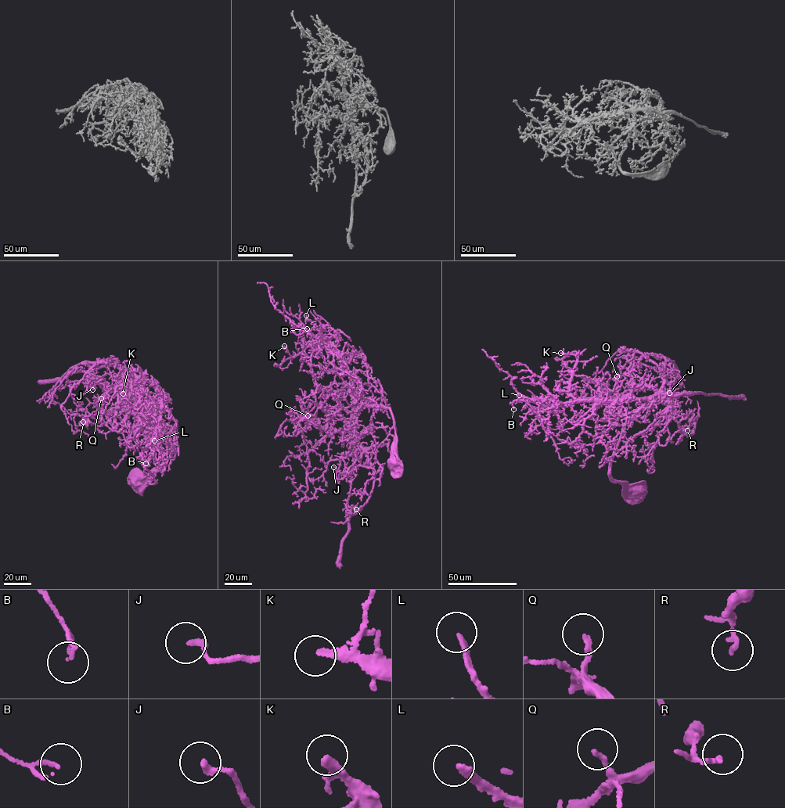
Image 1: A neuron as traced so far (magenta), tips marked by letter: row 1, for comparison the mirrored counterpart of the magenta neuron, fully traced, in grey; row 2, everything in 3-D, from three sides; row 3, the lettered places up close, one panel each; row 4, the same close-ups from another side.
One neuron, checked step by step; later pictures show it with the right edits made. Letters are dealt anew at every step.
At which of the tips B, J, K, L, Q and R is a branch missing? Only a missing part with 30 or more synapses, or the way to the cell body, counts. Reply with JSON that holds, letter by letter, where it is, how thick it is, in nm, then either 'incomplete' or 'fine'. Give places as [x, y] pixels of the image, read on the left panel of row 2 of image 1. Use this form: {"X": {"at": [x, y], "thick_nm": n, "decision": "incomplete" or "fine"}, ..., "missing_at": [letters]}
{"B": {"at": [145, 463], "thick_nm": 140, "decision": "fine"}, "J": {"at": [92, 389], "thick_nm": 220, "decision": "fine"}, "K": {"at": [123, 393], "thick_nm": 200, "decision": "incomplete"}, "L": {"at": [154, 440], "thick_nm": 240, "decision": "incomplete"}, "Q": {"at": [101, 398], "thick_nm": 170, "decision": "fine"}, "R": {"at": [83, 421], "thick_nm": 180, "decision": "fine"}, "missing_at": ["K", "L"]}

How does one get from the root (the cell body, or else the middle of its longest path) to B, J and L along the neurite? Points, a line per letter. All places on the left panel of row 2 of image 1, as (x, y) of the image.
B: (137, 484), (166, 463), (148, 408), (146, 381), (161, 396), (162, 408), (153, 437), (142, 450), (145, 463)
J: (137, 484), (163, 468), (166, 463), (142, 383), (130, 373), (126, 382), (106, 386), (97, 383), (92, 389)
L: (137, 484), (166, 463), (148, 408), (143, 389), (146, 381), (162, 400), (154, 440)

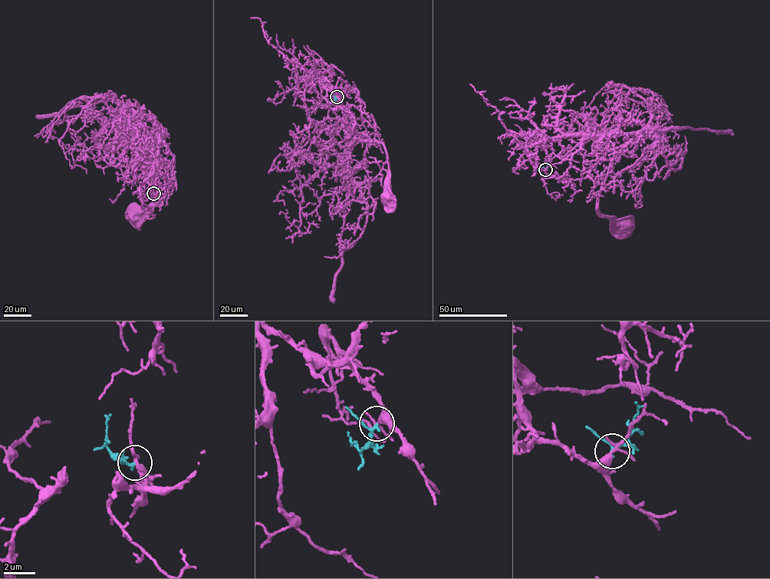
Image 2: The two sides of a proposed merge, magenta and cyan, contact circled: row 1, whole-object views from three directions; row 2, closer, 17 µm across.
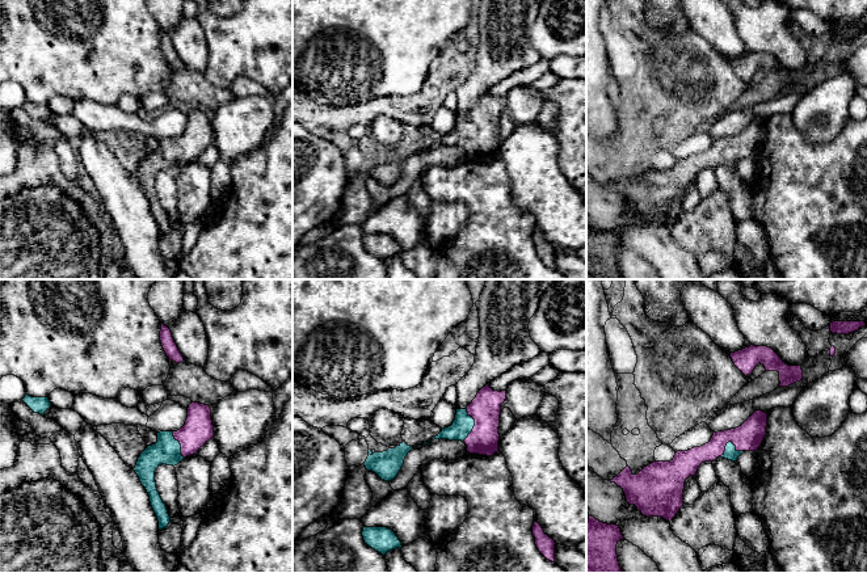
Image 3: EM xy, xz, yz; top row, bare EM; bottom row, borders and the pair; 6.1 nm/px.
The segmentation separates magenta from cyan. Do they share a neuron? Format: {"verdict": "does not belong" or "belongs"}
{"verdict": "belongs"}

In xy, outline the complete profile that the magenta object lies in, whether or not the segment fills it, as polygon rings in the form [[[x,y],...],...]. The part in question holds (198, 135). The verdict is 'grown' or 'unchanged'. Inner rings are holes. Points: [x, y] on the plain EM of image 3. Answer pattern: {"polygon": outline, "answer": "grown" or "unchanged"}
{"polygon": [[[192,108],[185,131],[177,138],[157,139],[157,148],[148,152],[138,164],[134,177],[150,202],[159,236],[169,231],[171,223],[156,194],[156,174],[161,170],[177,172],[184,164],[195,160],[212,143],[210,113]]], "answer": "grown"}

